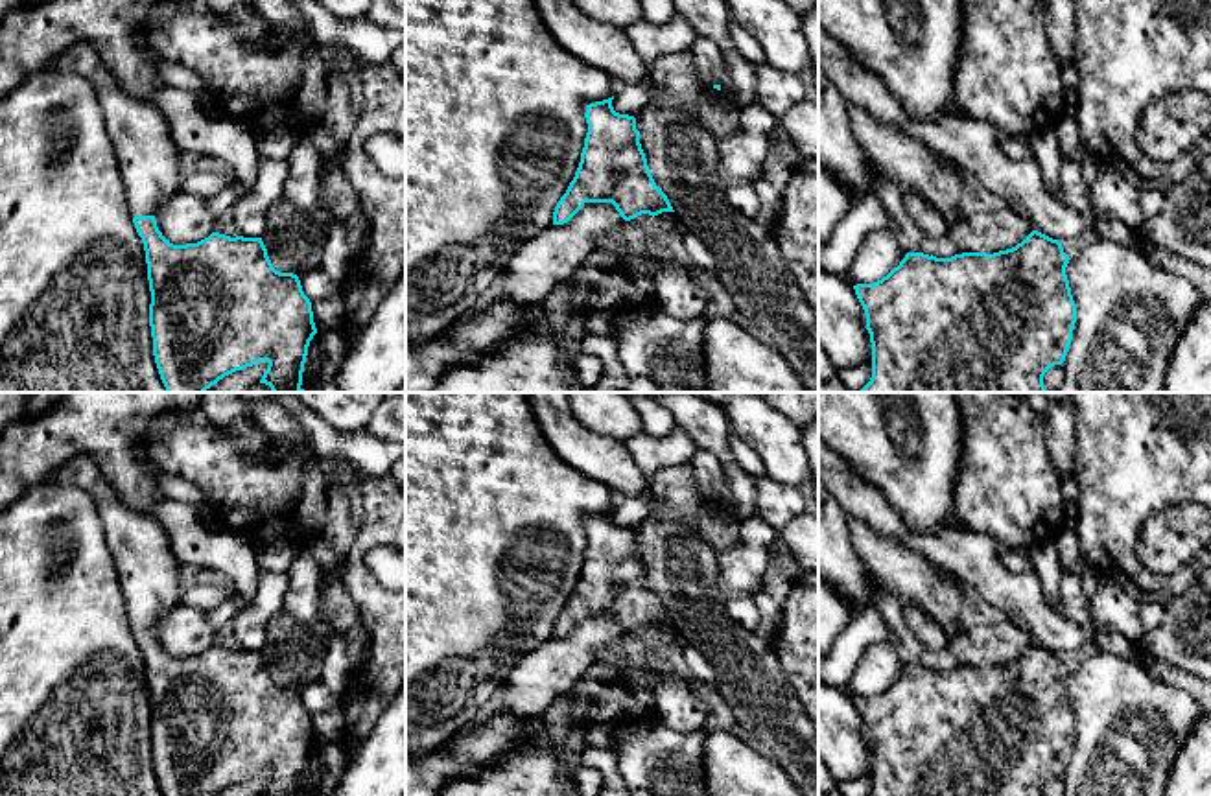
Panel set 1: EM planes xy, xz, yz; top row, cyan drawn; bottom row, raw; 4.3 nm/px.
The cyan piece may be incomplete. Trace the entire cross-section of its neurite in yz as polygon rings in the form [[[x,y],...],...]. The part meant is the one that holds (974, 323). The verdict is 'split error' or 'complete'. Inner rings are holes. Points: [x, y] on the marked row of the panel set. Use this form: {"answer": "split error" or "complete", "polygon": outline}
{"answer": "complete", "polygon": [[[1032,230],[1021,243],[993,254],[936,258],[907,252],[887,276],[853,286],[872,343],[872,378],[859,392],[1045,392],[1045,372],[1065,361],[1076,322],[1062,241]]]}

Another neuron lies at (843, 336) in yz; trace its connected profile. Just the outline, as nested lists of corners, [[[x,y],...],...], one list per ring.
[[[818,263],[818,345],[835,370],[872,361],[866,315],[853,284]]]

